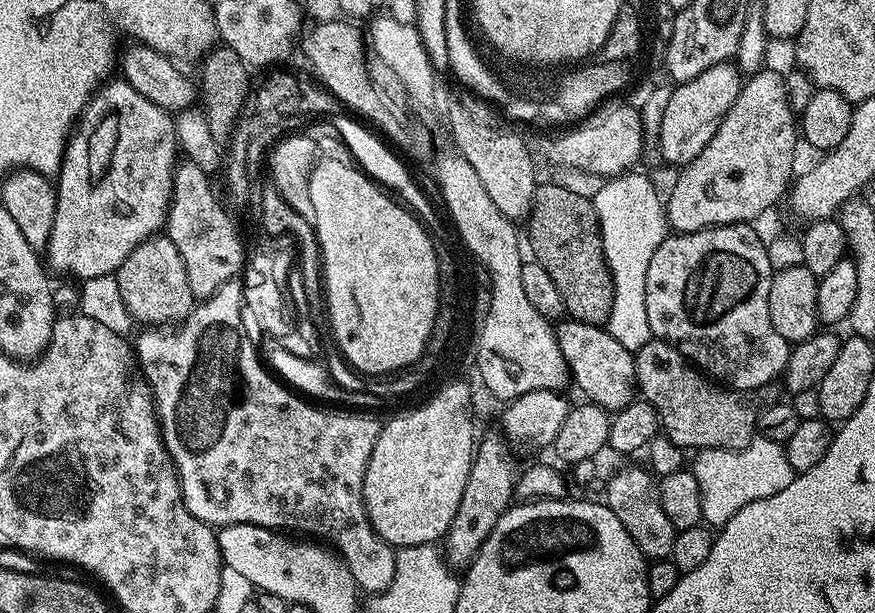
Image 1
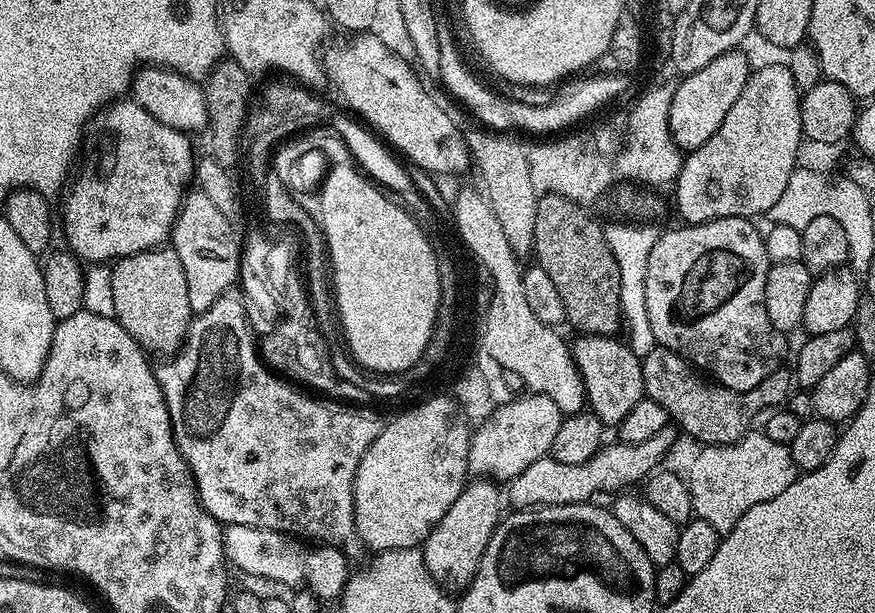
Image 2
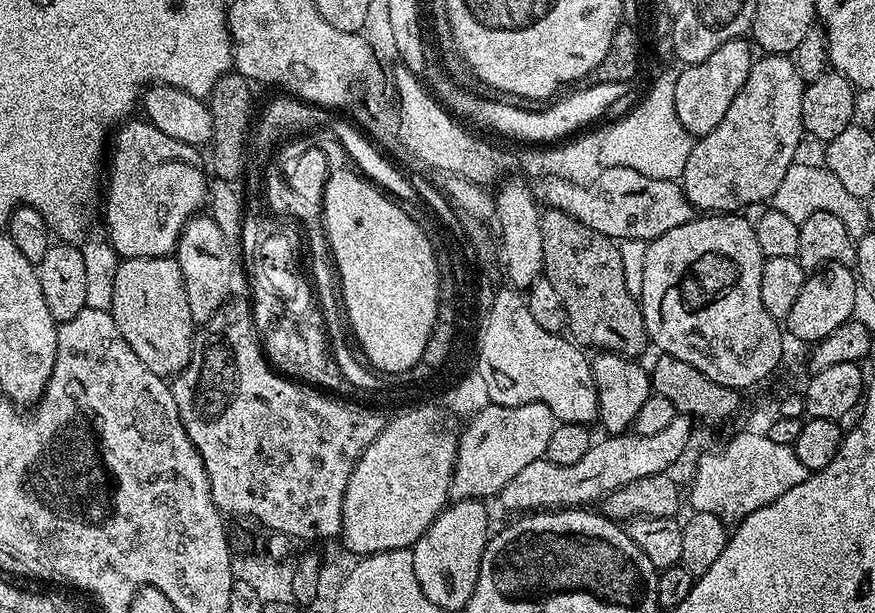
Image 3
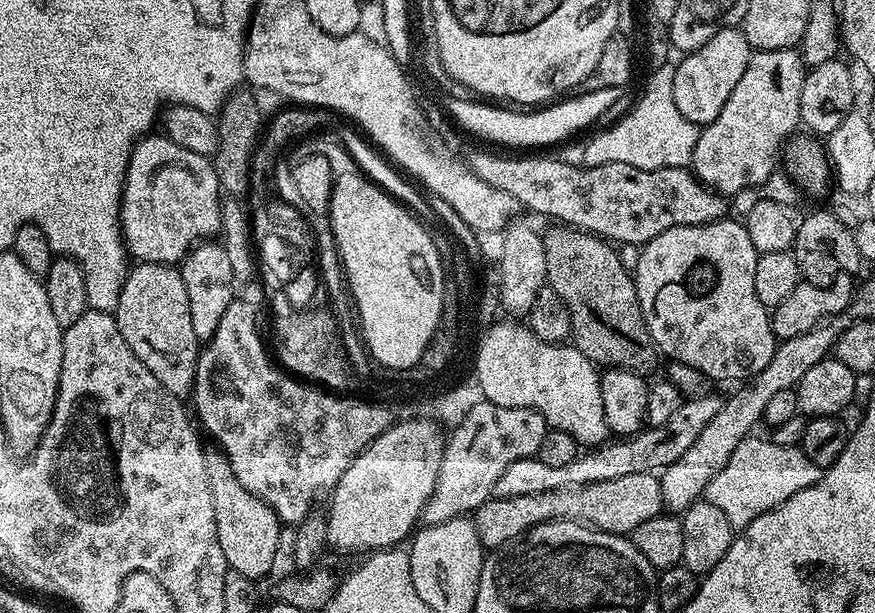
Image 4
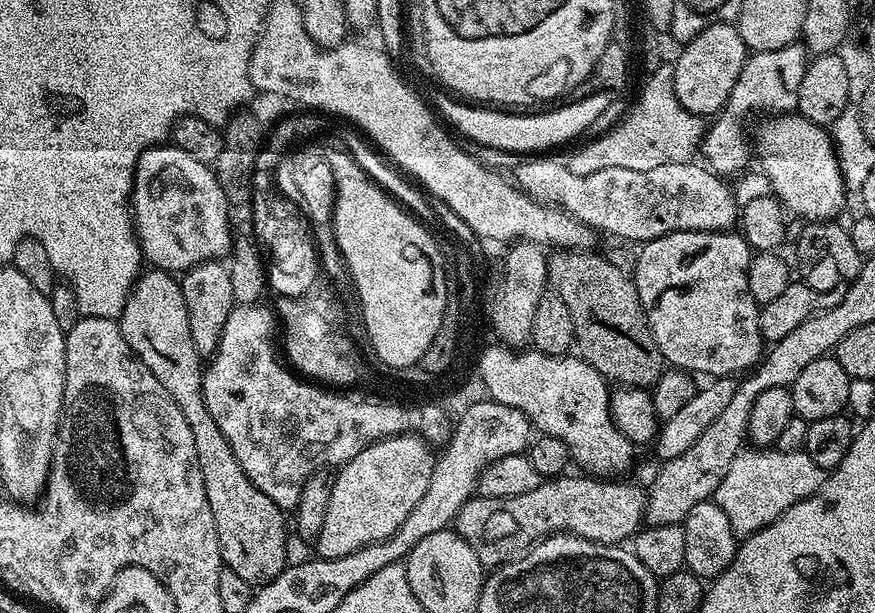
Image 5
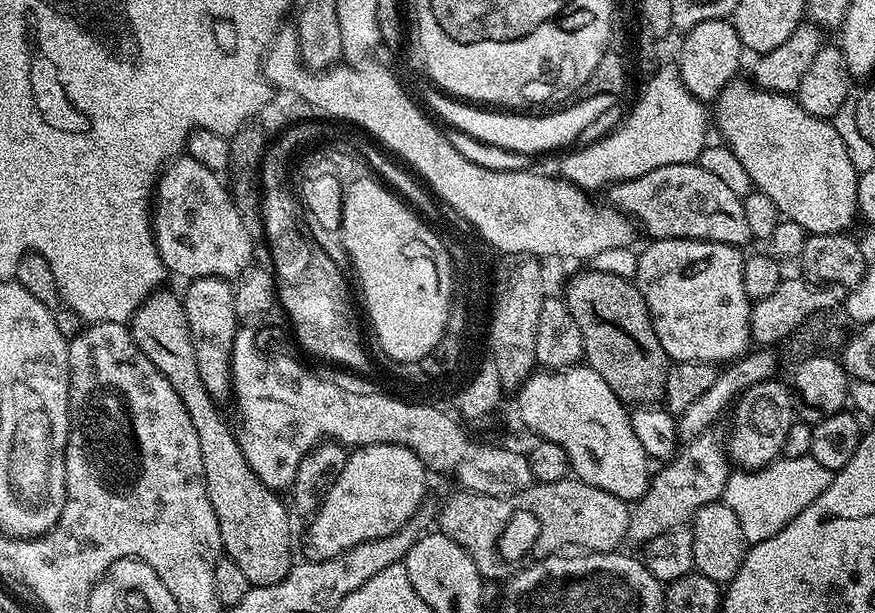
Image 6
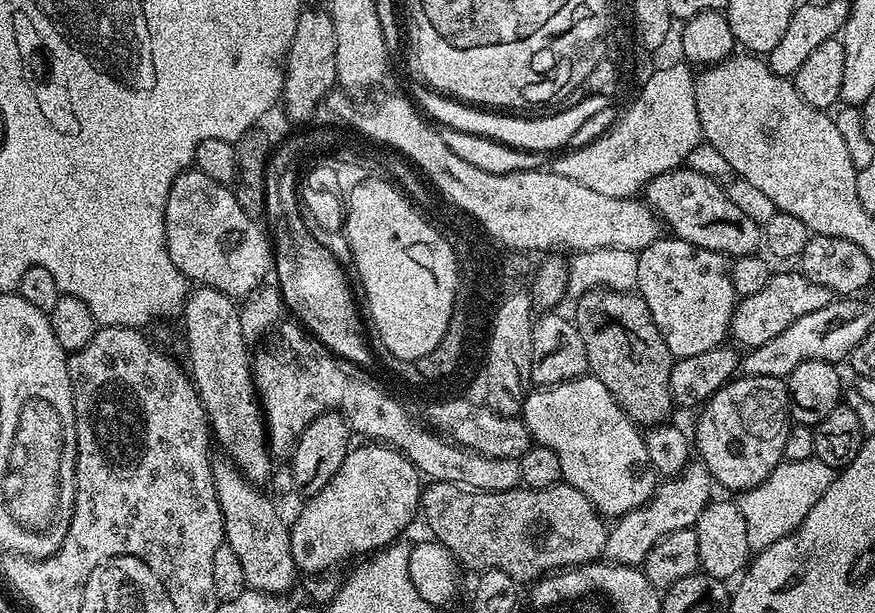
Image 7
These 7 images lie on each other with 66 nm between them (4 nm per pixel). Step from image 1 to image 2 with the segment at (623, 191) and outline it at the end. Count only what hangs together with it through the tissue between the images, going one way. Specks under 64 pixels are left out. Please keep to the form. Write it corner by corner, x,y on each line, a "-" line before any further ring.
620,222
624,224
608,224
605,227
607,244
614,254
619,270
619,300
621,317
623,318
626,342
637,356
643,358
656,347
650,320
646,315
646,265
649,262
650,250
659,236
659,231
653,225
638,222

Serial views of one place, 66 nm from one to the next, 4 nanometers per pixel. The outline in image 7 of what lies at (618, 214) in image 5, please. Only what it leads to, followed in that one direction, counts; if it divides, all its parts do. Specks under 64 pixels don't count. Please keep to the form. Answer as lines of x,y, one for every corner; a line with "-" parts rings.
681,166
658,174
658,178
651,180
643,189
642,196
677,240
720,252
729,258
753,255
761,247
761,225
756,224
754,218
742,214
742,210
730,202
725,185
719,179

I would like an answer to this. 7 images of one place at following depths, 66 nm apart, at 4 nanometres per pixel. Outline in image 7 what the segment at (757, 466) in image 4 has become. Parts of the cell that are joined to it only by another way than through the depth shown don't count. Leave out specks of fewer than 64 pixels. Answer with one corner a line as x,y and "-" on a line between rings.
784,460
766,478
766,482
758,482
758,486
747,488
739,493
738,503
742,510
742,518
746,518
746,542
753,553
766,550
778,538
786,538
786,534
796,531
797,526
818,506
818,498
830,490
830,482
836,480
837,469
826,466
826,462
803,460
790,462

